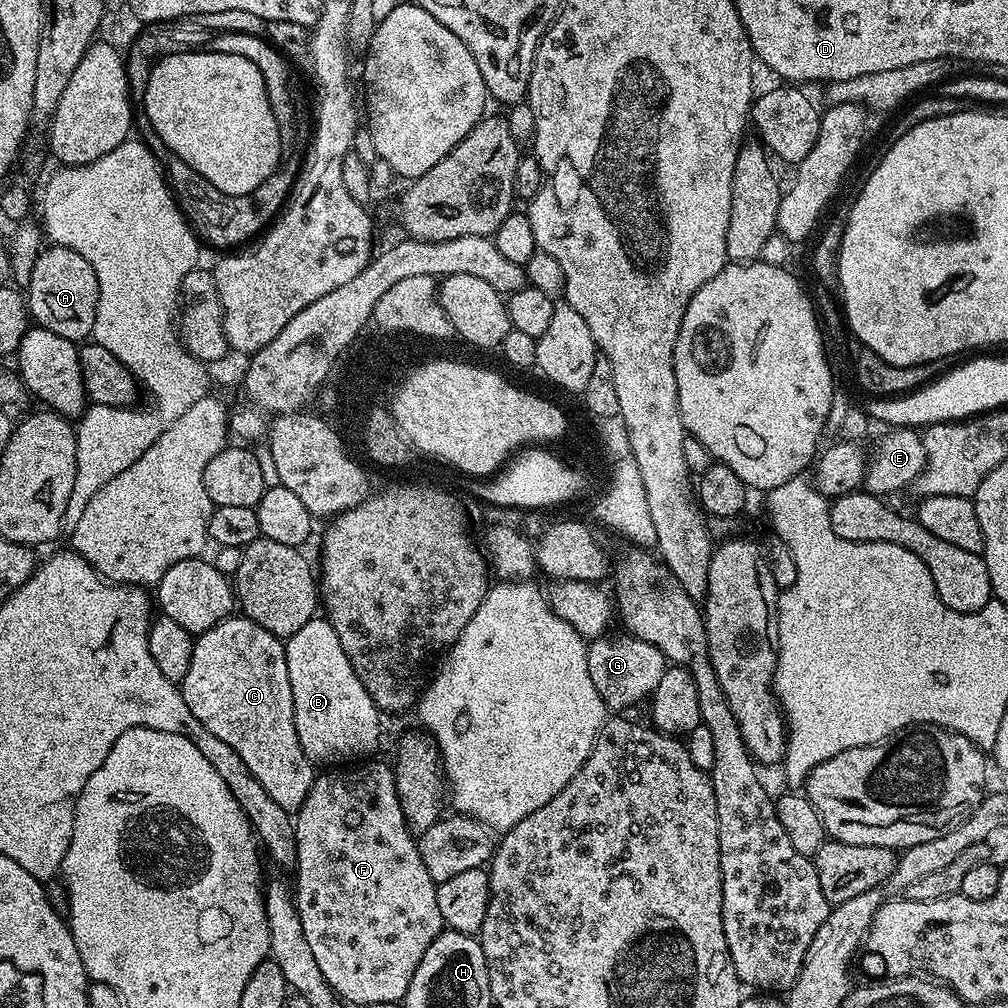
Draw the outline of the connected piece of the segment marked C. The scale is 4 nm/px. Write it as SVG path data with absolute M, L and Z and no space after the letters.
M243 614L230 615L218 622L218 626L195 637L190 670L179 689L184 695L186 706L190 706L190 714L194 714L194 718L198 718L198 722L202 722L210 734L222 738L222 742L226 742L226 746L230 746L234 754L246 762L250 774L262 782L262 790L266 790L266 794L270 794L270 798L274 798L282 810L295 814L300 811L306 794L310 794L314 765L299 745L284 647L285 641L281 637L270 634L270 630L258 626L258 622Z

